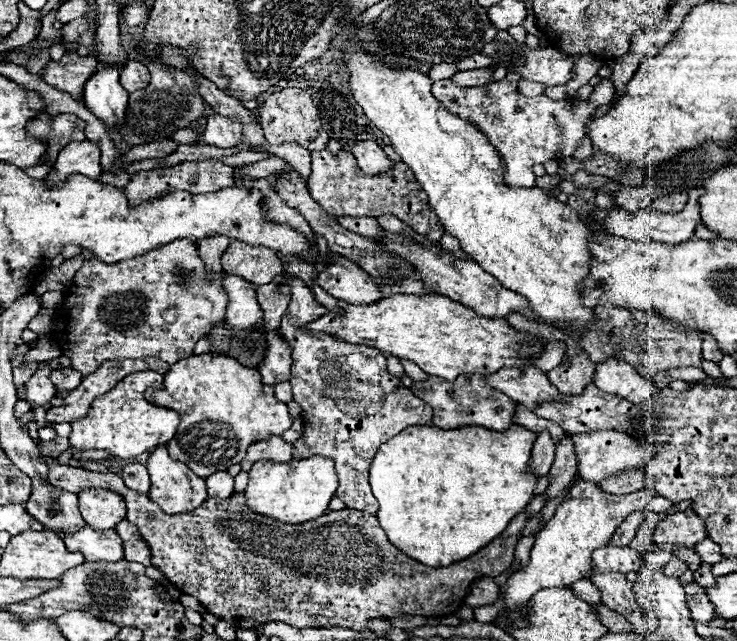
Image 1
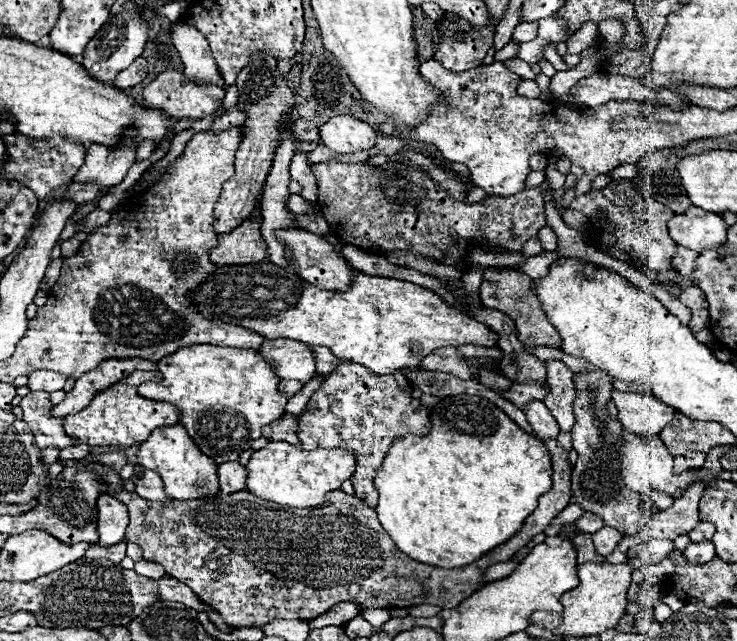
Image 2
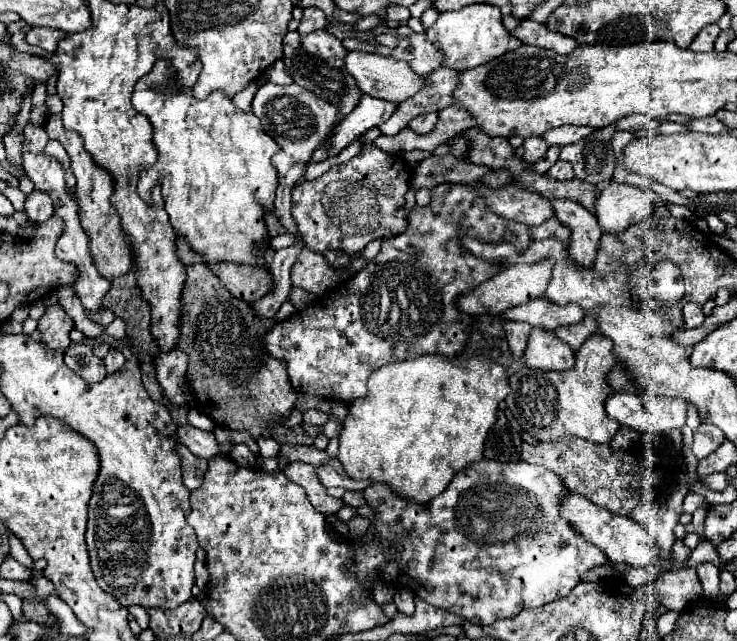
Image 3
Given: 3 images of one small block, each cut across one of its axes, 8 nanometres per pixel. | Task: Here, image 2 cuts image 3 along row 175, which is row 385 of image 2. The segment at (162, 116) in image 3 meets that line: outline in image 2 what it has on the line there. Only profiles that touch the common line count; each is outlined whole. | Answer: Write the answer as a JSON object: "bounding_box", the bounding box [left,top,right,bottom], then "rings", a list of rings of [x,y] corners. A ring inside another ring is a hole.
{"bounding_box":[138,344,288,464],"rings":[[[194,344],[188,348],[180,348],[178,352],[158,360],[158,370],[164,374],[164,380],[154,384],[140,384],[138,396],[148,400],[160,400],[174,404],[180,414],[180,424],[186,426],[190,438],[202,448],[204,454],[216,456],[218,464],[238,460],[238,454],[248,450],[256,438],[262,436],[262,428],[280,420],[284,416],[284,408],[288,398],[278,392],[280,378],[274,372],[274,366],[268,364],[256,350],[220,348],[210,344]]]}

